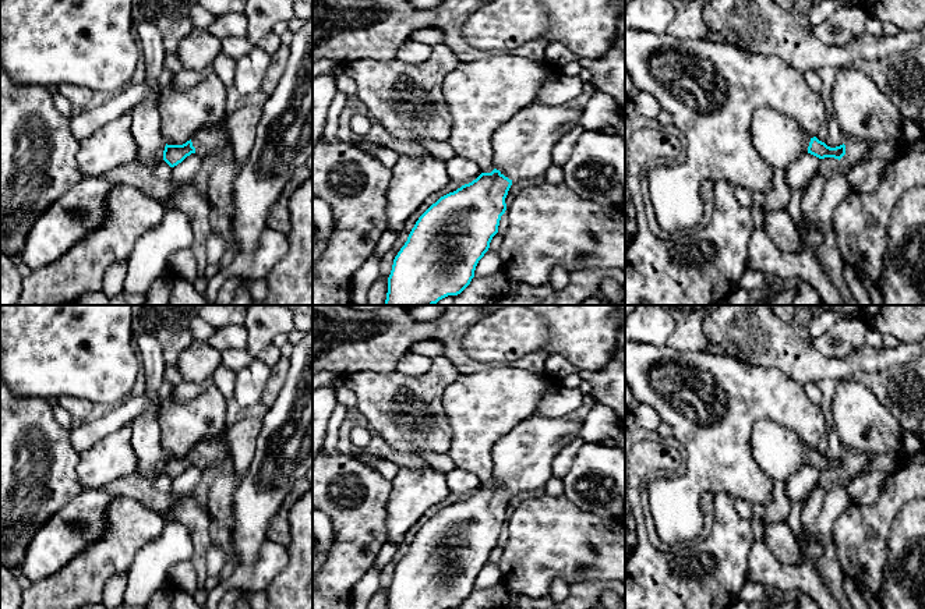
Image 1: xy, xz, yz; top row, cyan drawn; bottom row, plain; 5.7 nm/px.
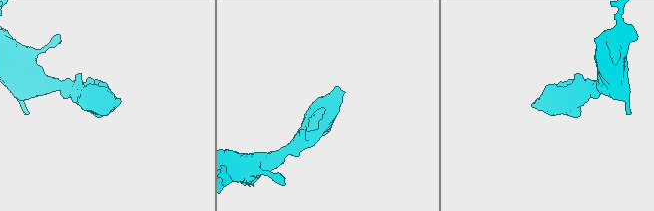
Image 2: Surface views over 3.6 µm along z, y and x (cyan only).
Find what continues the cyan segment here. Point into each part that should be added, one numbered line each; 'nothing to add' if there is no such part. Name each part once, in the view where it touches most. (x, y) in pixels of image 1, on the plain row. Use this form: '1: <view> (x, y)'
1: xz (522, 459)

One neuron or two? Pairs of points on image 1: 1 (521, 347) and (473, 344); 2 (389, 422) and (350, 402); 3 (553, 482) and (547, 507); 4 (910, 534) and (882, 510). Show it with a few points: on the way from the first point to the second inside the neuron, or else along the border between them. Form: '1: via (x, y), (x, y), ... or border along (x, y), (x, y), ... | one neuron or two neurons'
1: via (509, 336), (507, 333), (487, 333), (484, 336) | one neuron
2: border along (345, 385), (355, 395), (356, 407) | two neurons
3: border along (546, 492), (562, 495) | two neurons
4: border along (910, 500), (892, 523), (888, 552) | two neurons

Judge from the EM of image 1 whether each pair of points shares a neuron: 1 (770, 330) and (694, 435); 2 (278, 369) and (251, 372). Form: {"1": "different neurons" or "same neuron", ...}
{"1": "different neurons", "2": "different neurons"}

